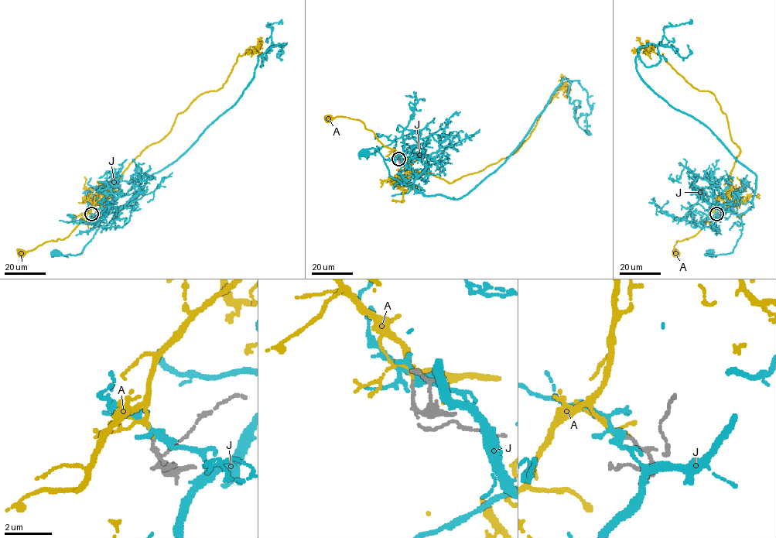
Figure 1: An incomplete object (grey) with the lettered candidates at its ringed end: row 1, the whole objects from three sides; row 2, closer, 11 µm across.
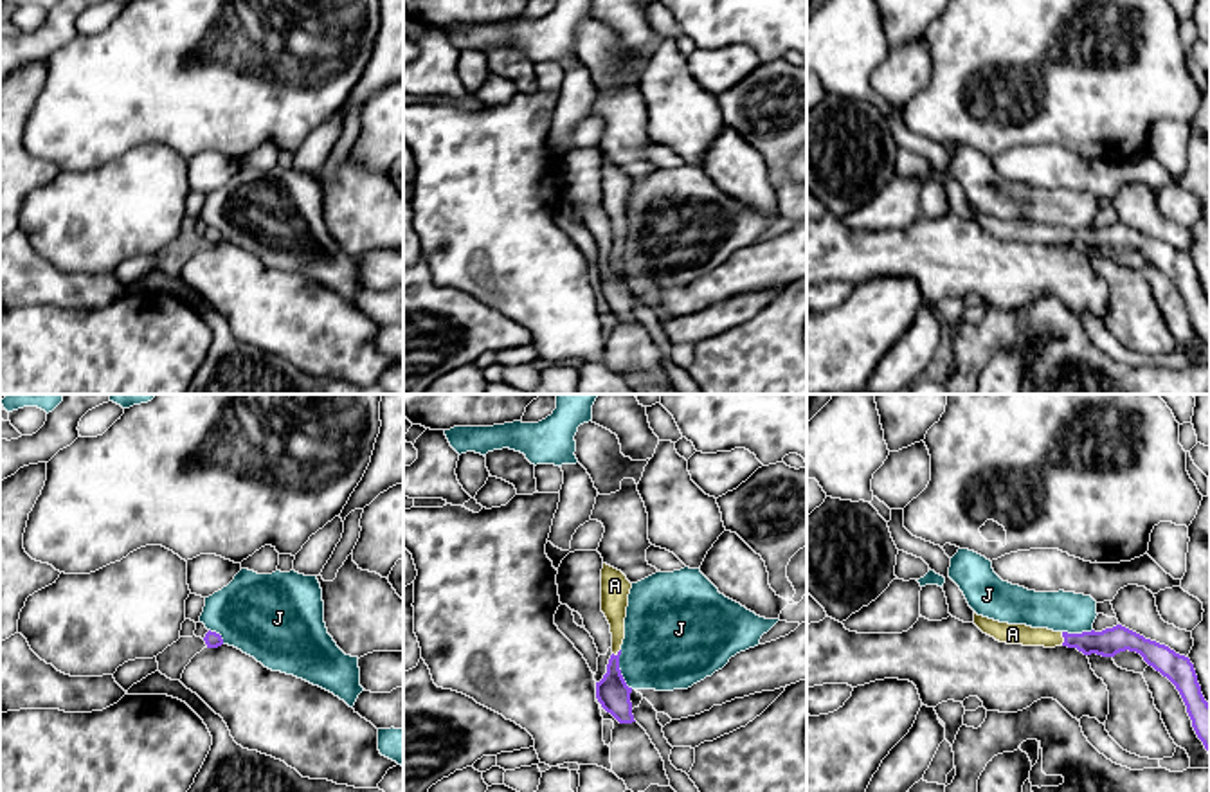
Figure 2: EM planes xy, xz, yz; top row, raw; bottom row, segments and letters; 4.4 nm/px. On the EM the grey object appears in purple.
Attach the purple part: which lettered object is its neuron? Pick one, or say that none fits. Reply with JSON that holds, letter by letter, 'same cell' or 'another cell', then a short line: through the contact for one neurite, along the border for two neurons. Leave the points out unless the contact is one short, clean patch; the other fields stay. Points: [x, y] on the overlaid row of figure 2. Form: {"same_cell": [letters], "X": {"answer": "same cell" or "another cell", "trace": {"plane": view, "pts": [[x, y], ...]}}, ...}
{"same_cell": ["A"], "A": {"answer": "same cell", "trace": {"plane": "yz", "pts": [[1108, 643], [1065, 639], [1012, 634]]}}, "J": {"answer": "another cell", "trace": {"plane": "xz", "pts": [[620, 650], [620, 674], [632, 688]]}}}

